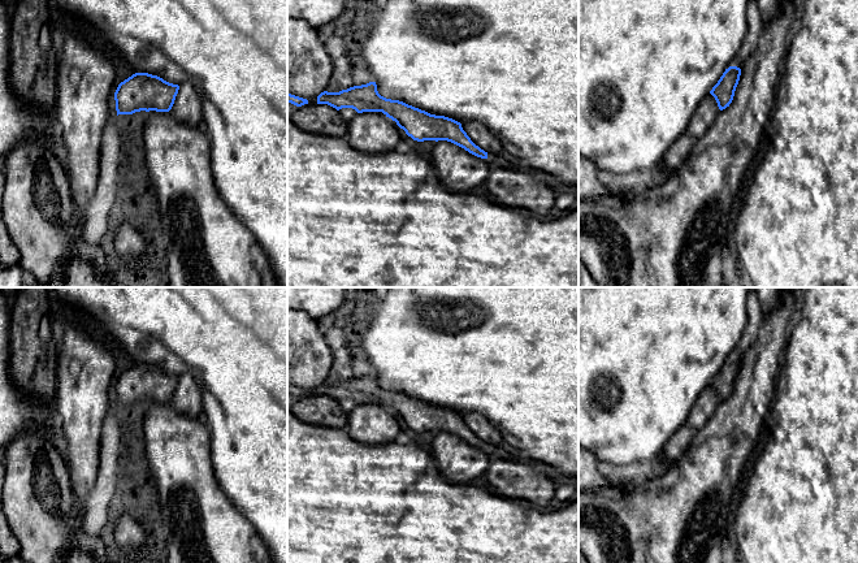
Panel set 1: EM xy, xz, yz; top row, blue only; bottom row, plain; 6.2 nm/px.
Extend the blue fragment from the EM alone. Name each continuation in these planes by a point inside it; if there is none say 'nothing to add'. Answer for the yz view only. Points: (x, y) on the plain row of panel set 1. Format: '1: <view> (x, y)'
1: yz (737, 353)

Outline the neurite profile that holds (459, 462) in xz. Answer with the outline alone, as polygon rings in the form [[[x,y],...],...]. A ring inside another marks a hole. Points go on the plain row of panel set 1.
[[[438,432],[429,449],[443,477],[454,484],[468,484],[485,475],[490,467],[488,455],[464,439]]]

